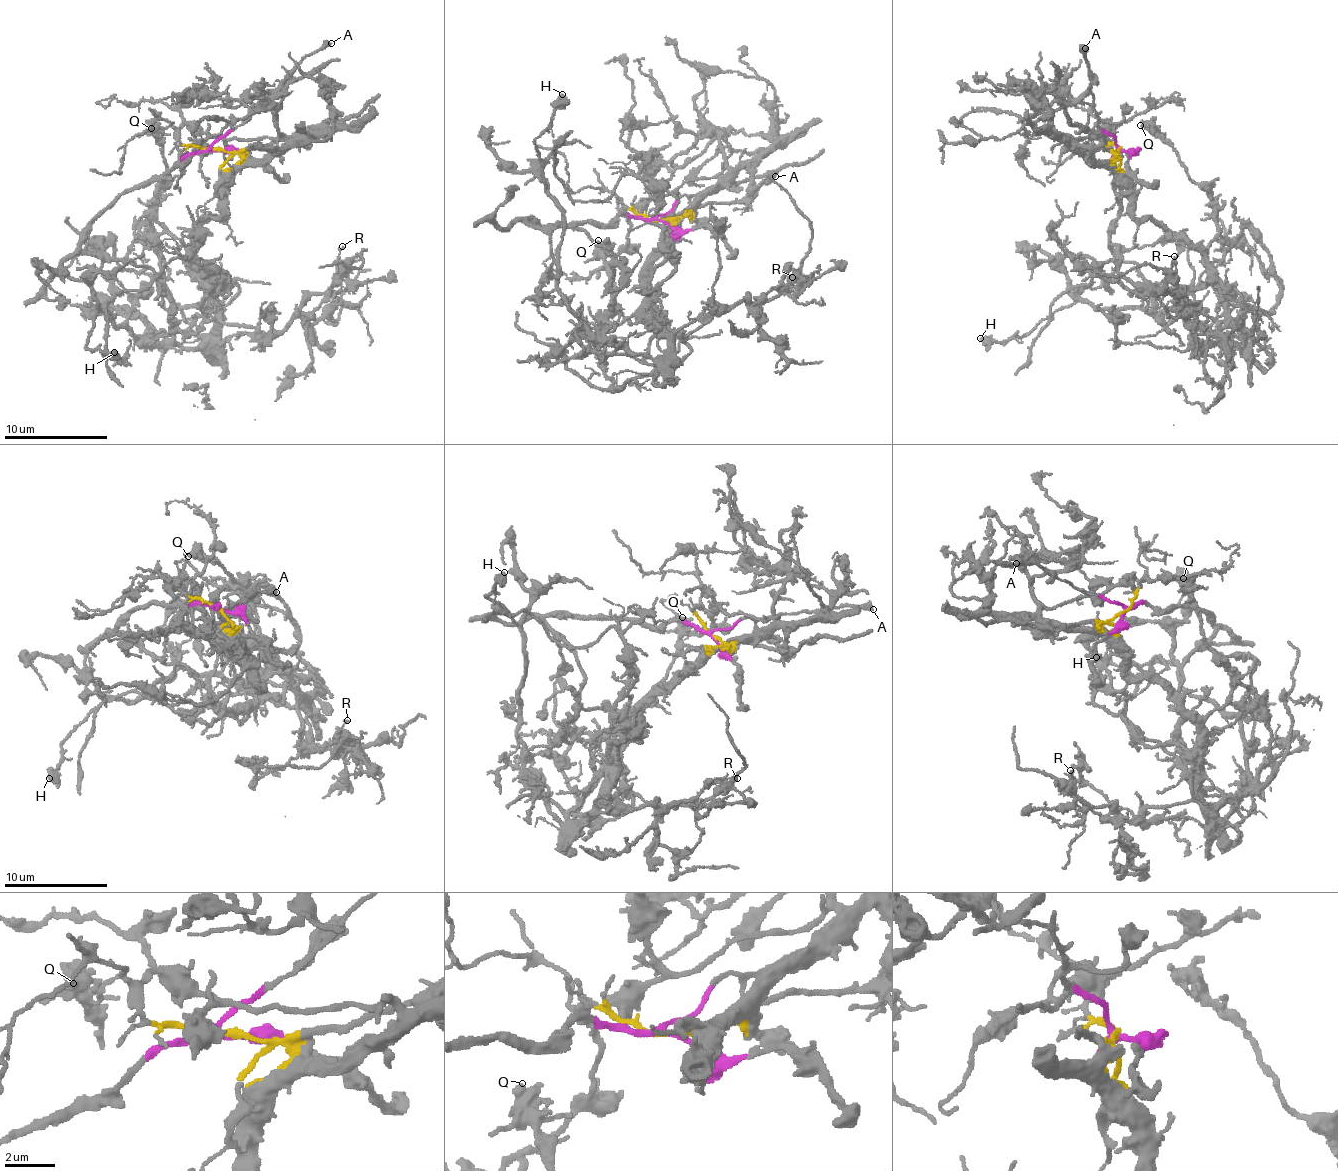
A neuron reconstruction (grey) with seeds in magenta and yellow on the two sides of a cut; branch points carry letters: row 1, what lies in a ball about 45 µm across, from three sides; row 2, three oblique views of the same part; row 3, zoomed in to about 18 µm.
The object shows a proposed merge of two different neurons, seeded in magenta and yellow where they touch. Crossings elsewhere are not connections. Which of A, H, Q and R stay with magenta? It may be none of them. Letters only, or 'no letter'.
A

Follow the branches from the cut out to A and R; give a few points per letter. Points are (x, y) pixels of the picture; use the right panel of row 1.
A: (1120, 149), (1098, 125), (1084, 48)
R: (1120, 149), (1133, 214), (1184, 236), (1208, 259), (1223, 324), (1196, 341), (1172, 293), (1174, 257)

